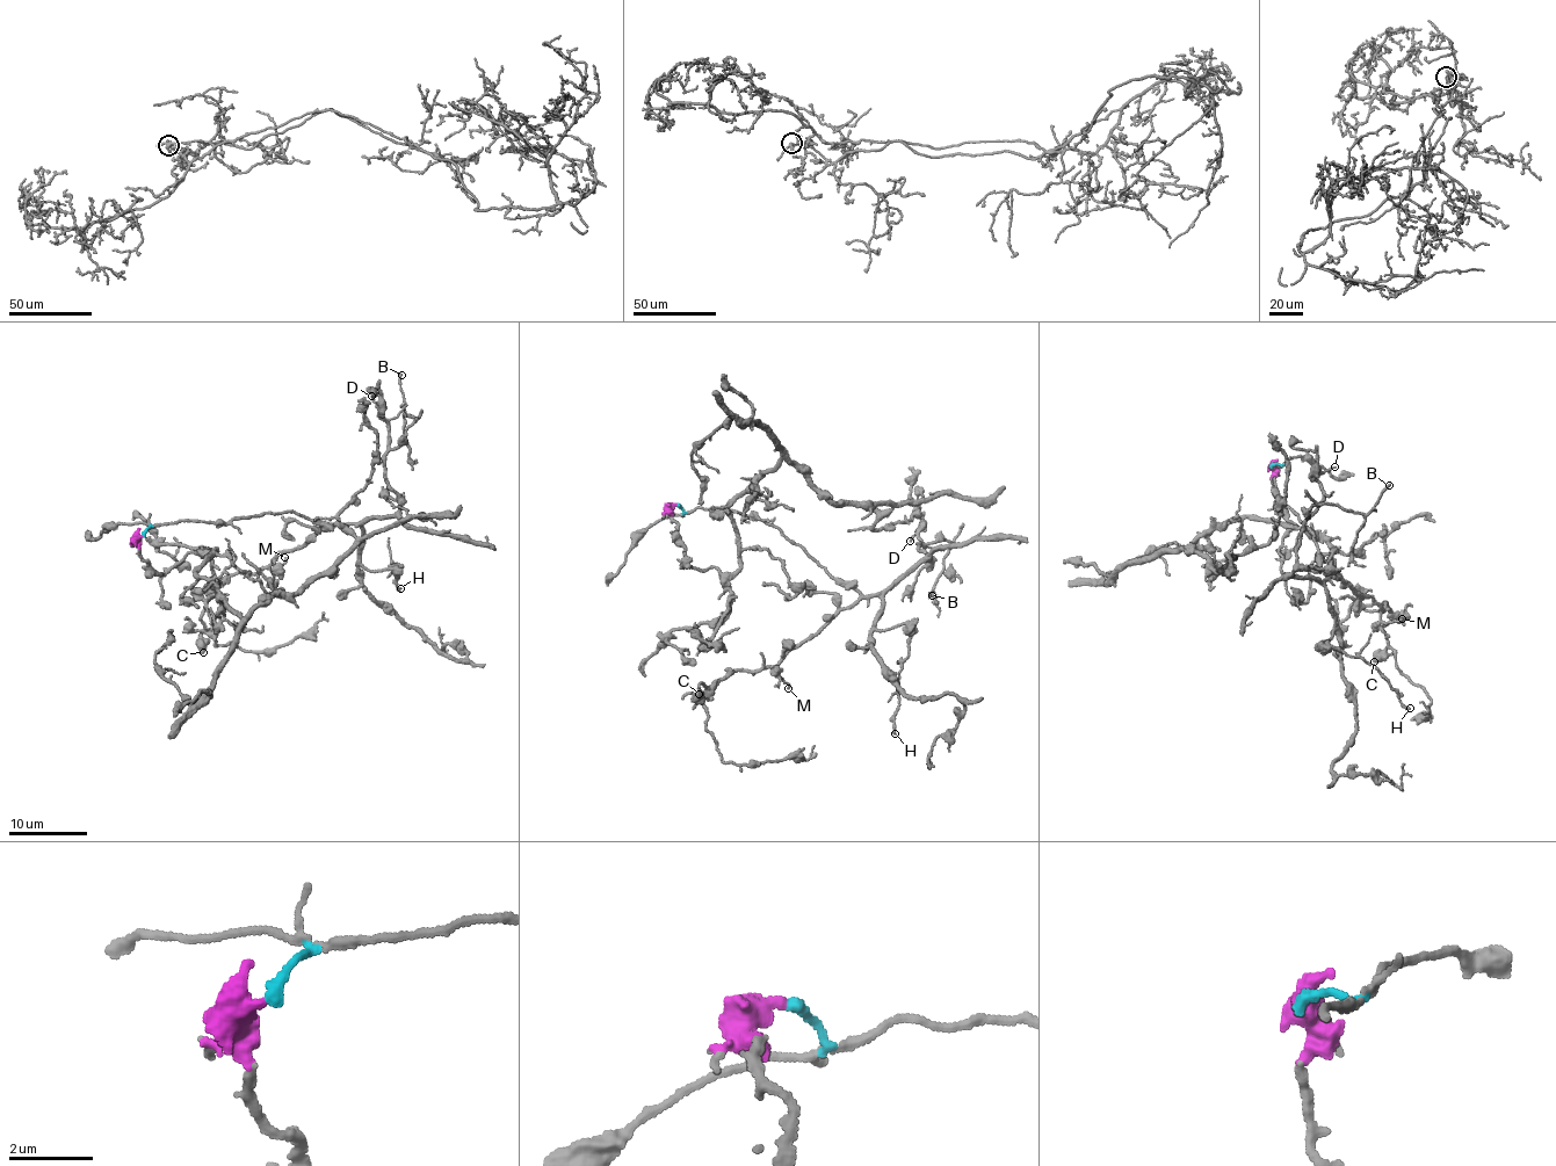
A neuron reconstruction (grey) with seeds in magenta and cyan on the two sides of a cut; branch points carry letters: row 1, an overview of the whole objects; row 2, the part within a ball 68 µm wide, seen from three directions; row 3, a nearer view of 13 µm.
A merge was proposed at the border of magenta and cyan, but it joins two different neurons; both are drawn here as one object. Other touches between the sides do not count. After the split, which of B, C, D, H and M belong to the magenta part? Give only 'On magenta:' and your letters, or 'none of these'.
On magenta: none of these

